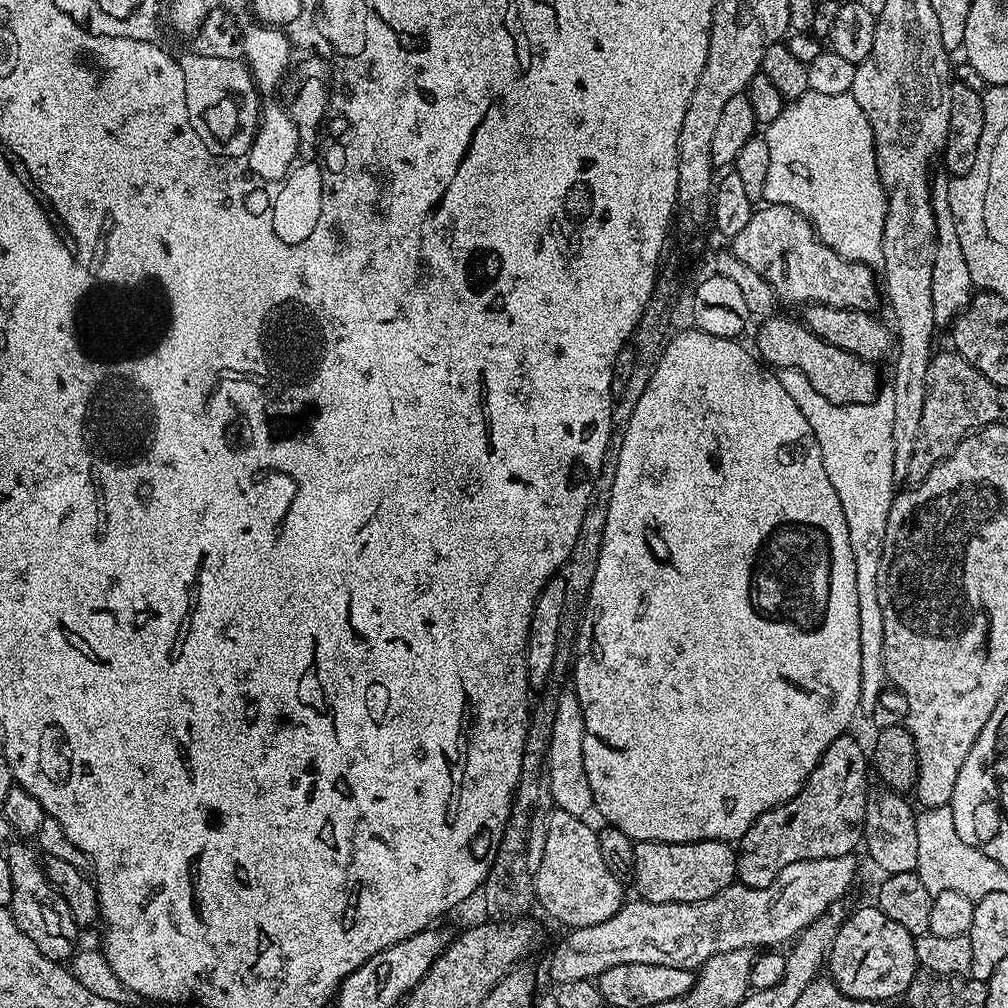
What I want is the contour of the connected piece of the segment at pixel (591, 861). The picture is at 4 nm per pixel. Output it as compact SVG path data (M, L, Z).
M556 808L548 816L548 833L546 834L546 850L542 854L542 866L538 866L538 874L536 875L536 904L544 907L554 919L560 924L565 924L565 929L581 928L582 926L598 926L598 922L606 922L606 918L610 918L614 914L618 914L618 910L626 903L626 895L624 896L625 885L614 874L610 874L610 866L606 866L605 860L602 858L602 846L598 846L598 832L594 827L588 825L587 819L575 816L574 814L566 814L566 810Z

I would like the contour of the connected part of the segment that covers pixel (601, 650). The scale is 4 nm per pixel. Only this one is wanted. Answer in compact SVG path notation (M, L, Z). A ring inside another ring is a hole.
M685 330L685 331L682 331L682 332L677 332L677 333L675 333L675 335L673 335L673 336L672 336L672 337L671 337L671 339L669 339L669 341L668 341L668 343L667 343L667 344L665 344L665 346L664 346L664 350L663 350L663 352L661 352L661 354L660 354L660 359L659 359L659 360L657 360L657 362L656 362L656 366L655 366L655 368L653 368L653 370L652 370L652 376L651 376L651 378L650 378L650 379L648 379L648 380L647 380L647 382L646 382L646 383L645 383L645 384L644 384L644 385L643 385L643 387L641 387L641 388L644 388L644 389L642 389L642 390L641 390L641 392L640 392L640 397L638 397L638 398L637 398L637 400L636 400L636 405L634 405L634 406L633 406L633 408L632 408L632 413L630 413L630 414L629 414L629 416L628 416L628 425L626 425L626 426L625 426L625 428L624 428L624 437L622 437L622 438L621 438L621 440L620 440L620 453L618 453L618 454L617 454L617 456L616 456L616 473L614 473L614 474L613 474L613 476L612 476L612 493L610 493L610 494L609 494L609 496L608 496L608 509L606 509L606 510L605 510L605 512L604 512L604 541L602 541L602 542L601 542L601 544L600 544L600 553L598 553L598 554L597 554L597 556L596 556L596 569L594 569L594 570L593 570L593 572L592 572L592 585L590 585L590 586L589 586L589 588L588 588L588 601L586 601L586 602L585 602L585 604L584 604L584 621L582 621L582 622L581 622L581 621L579 621L579 624L578 624L578 631L577 631L577 633L576 633L576 638L575 638L575 641L574 641L574 667L573 667L573 668L572 668L572 669L571 669L571 672L570 672L570 680L571 680L571 683L572 683L572 680L573 680L573 682L574 682L574 683L576 683L576 685L574 685L574 691L575 691L575 693L576 693L576 697L577 697L577 698L578 698L578 702L579 702L579 703L580 703L580 705L581 705L581 706L582 706L582 714L583 714L583 715L584 715L584 741L583 741L583 742L582 742L582 754L583 754L583 755L584 755L584 765L585 765L585 766L586 766L586 778L590 778L590 790L591 790L591 791L592 791L592 802L593 802L593 805L594 805L594 808L595 808L595 811L596 811L596 812L597 812L597 813L598 813L598 812L599 812L599 811L600 811L600 816L601 816L601 818L602 818L602 819L604 819L604 821L603 821L603 823L604 823L604 824L605 824L605 825L608 825L608 826L611 826L611 827L613 827L613 828L617 828L617 829L618 829L618 830L622 830L622 834L626 834L626 835L627 835L627 836L629 836L629 838L631 838L631 840L632 840L632 841L633 841L633 842L635 842L635 841L637 841L637 840L657 840L657 841L658 841L658 842L666 842L666 843L667 843L667 844L689 844L689 843L690 843L690 842L698 842L698 841L699 841L699 840L722 840L722 841L725 841L725 842L739 842L739 840L740 840L740 839L741 839L741 838L743 838L743 836L744 836L744 835L745 835L745 834L746 834L746 830L750 830L750 826L751 826L751 825L752 825L752 824L753 824L753 822L755 822L755 820L756 820L756 819L757 819L757 818L758 818L758 817L759 817L759 816L761 816L761 815L762 815L762 814L766 814L766 813L767 813L767 812L768 812L768 811L770 811L770 809L771 809L771 808L777 808L777 807L778 807L778 806L779 806L779 805L780 805L780 804L784 804L784 803L786 803L786 802L787 802L787 800L789 800L789 799L790 799L790 798L794 798L794 794L798 794L798 793L799 793L799 792L800 792L800 791L801 791L801 790L803 790L803 789L804 789L804 784L805 784L805 783L806 783L806 782L807 782L807 781L808 781L808 779L809 779L809 778L810 778L810 774L811 774L811 773L812 773L812 772L813 772L813 771L814 771L814 769L816 769L816 767L817 767L817 766L818 766L818 762L819 762L819 761L820 761L820 755L821 755L821 754L822 754L822 753L823 753L823 752L824 752L824 751L825 751L825 750L826 750L826 746L830 746L830 742L834 742L834 738L838 738L838 737L839 737L839 736L842 736L842 735L845 735L845 733L847 733L847 731L848 731L848 727L849 727L849 726L850 726L850 722L851 722L851 721L852 721L852 719L853 719L853 718L854 718L854 710L855 710L855 709L856 709L856 707L857 707L857 706L858 706L858 694L859 694L859 693L860 693L860 687L861 687L861 686L862 686L862 650L861 650L861 649L860 649L860 623L859 623L859 622L858 622L858 581L857 581L857 579L856 579L856 578L854 578L854 550L850 550L850 530L846 530L846 514L842 514L842 502L838 502L838 494L834 494L834 486L830 486L830 478L829 478L829 477L828 477L828 475L827 475L827 474L826 474L826 466L822 466L822 450L821 450L821 449L820 449L820 447L819 447L819 446L818 446L818 442L817 442L817 441L816 441L816 439L815 439L815 438L814 438L814 434L813 434L813 433L812 433L812 431L811 431L811 430L810 430L810 422L806 422L806 417L805 417L805 416L803 416L803 415L802 415L802 410L798 410L798 406L797 406L797 405L796 405L796 403L795 403L795 402L794 402L794 398L790 398L790 394L786 394L786 390L782 390L782 382L781 382L781 381L780 381L780 377L779 377L779 375L777 375L777 373L776 373L776 372L775 372L775 371L772 371L772 370L769 370L769 369L768 369L768 368L767 368L767 367L765 367L765 365L764 365L764 364L763 364L763 363L761 363L761 361L760 361L760 360L759 360L759 359L757 359L757 357L756 357L756 356L755 356L755 355L753 355L753 353L752 353L752 352L751 352L751 351L749 351L749 352L750 352L750 353L748 353L748 352L747 352L747 350L746 350L746 349L744 349L744 348L743 348L743 346L742 346L742 345L740 345L740 344L739 344L739 343L740 343L740 342L741 342L741 341L740 341L740 340L739 340L739 339L736 339L736 338L733 338L733 339L730 339L730 340L727 340L727 339L726 339L726 338L722 338L722 337L721 337L721 336L715 336L715 335L714 335L714 334L706 334L706 333L705 333L705 332L701 332L701 331L699 331L699 330Z

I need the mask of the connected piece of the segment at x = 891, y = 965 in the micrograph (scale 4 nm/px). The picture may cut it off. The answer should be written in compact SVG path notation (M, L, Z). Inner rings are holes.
M879 906L871 907L860 908L845 919L828 951L826 972L850 998L891 1002L895 996L903 997L918 975L915 942L898 922L886 918Z

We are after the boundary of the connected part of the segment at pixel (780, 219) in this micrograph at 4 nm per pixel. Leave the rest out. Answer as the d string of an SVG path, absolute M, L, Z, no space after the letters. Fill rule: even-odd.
M785 204L760 207L753 211L742 234L731 237L730 248L746 266L758 270L770 282L783 303L785 300L797 306L829 304L834 308L875 309L878 276L869 265L855 264L830 250L816 235L807 216L798 210Z

